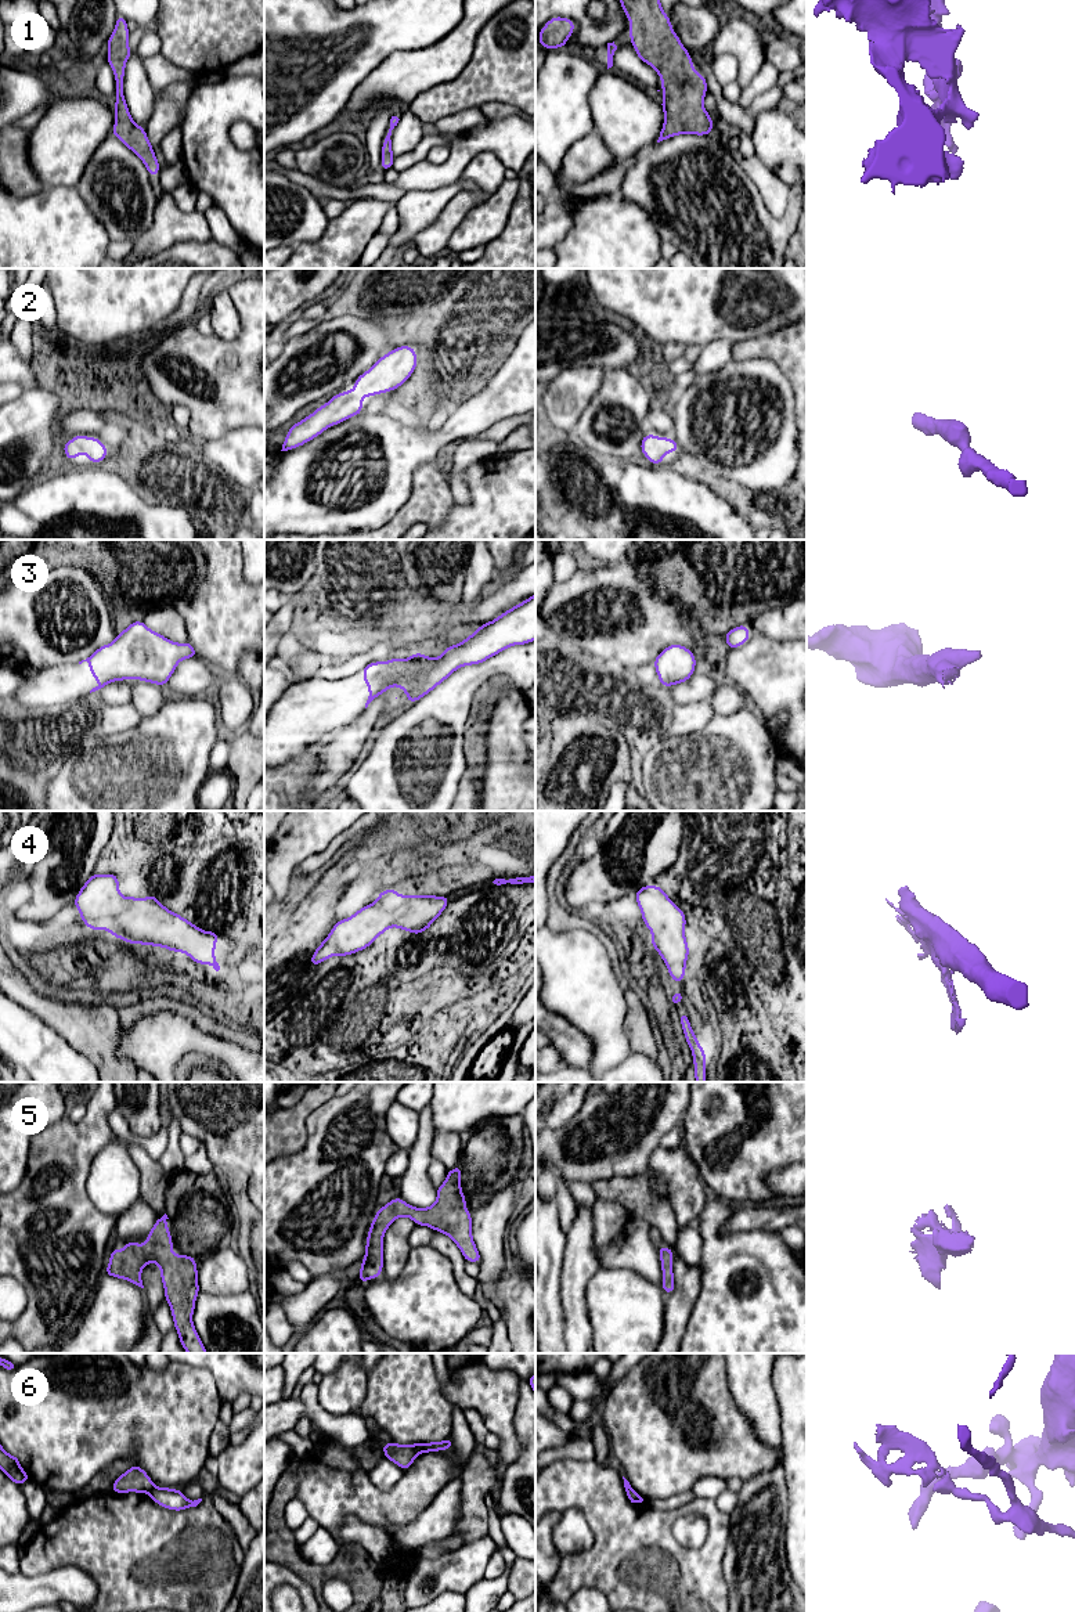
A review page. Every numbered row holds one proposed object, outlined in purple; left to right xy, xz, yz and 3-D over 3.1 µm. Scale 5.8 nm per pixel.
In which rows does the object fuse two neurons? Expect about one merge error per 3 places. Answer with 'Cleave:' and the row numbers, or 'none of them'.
Cleave: 6

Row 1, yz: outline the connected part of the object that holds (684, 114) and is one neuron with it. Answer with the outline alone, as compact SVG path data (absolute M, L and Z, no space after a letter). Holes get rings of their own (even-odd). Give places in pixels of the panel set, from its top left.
M620 0L620 4L630 18L636 55L654 68L663 83L664 123L657 143L678 134L711 134L713 118L703 107L707 79L695 69L660 0Z

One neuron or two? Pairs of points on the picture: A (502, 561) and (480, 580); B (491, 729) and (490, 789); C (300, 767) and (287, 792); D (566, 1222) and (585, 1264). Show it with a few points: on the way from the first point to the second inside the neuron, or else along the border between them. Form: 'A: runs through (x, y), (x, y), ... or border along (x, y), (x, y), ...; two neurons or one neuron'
A: runs through (497, 563), (486, 574); one neuron
B: runs through (495, 745), (495, 774); one neuron
C: runs through (298, 772), (287, 786); one neuron
D: border along (579, 1208), (572, 1226), (565, 1233); two neurons

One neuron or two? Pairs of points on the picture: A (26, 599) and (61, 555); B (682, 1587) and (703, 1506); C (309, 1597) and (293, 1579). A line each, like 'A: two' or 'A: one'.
A: two
B: one
C: one

